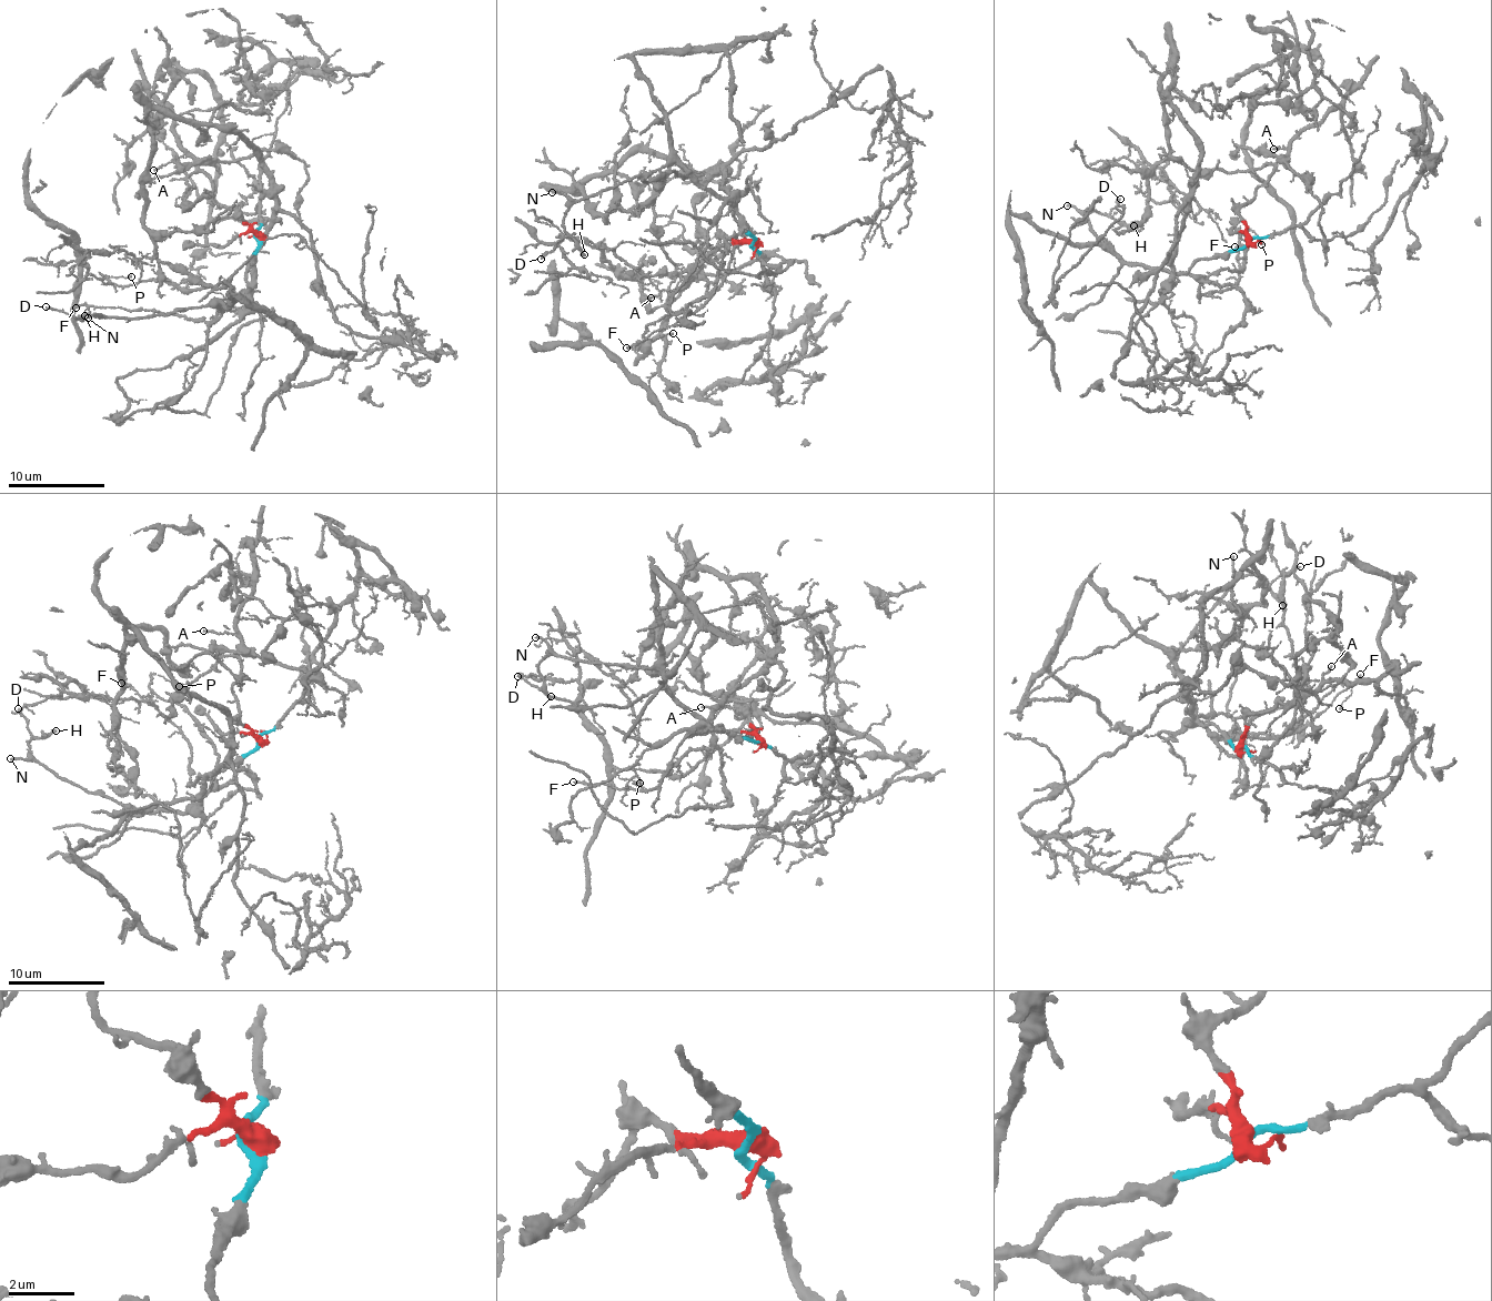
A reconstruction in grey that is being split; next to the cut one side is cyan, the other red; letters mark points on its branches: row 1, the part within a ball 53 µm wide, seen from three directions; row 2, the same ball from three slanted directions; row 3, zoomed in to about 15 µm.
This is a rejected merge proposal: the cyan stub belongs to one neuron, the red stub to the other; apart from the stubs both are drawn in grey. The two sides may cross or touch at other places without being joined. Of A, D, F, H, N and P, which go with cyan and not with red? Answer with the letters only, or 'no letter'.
D, F, H, N, P

